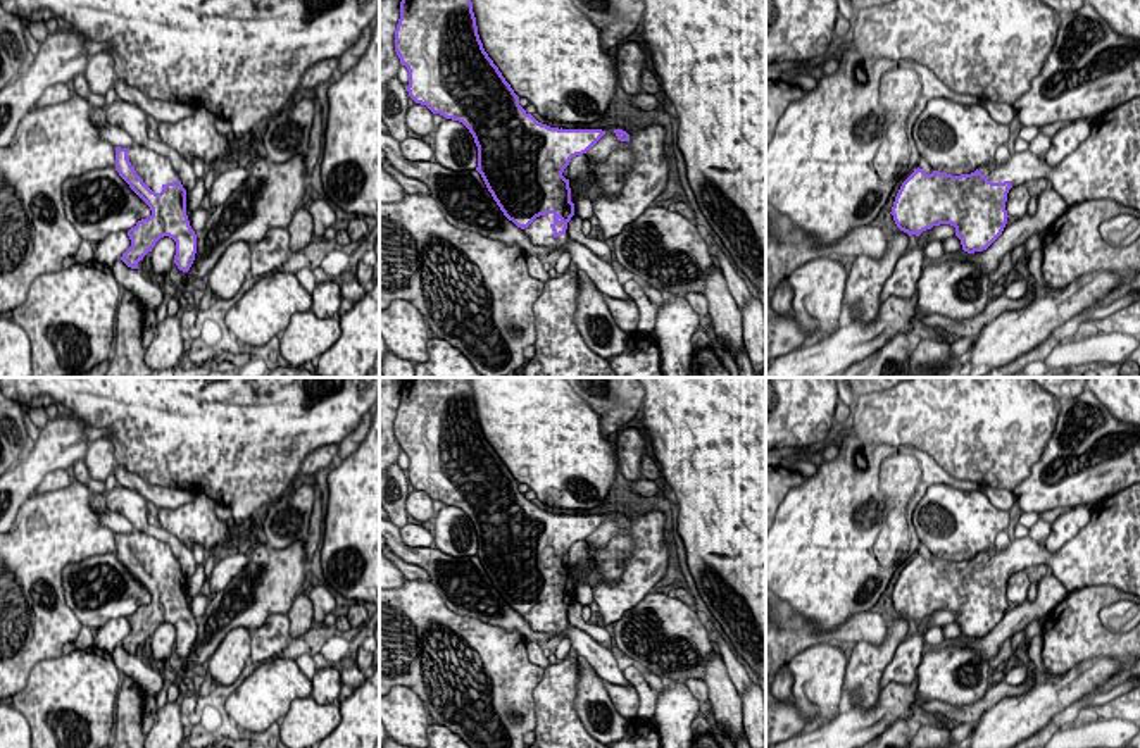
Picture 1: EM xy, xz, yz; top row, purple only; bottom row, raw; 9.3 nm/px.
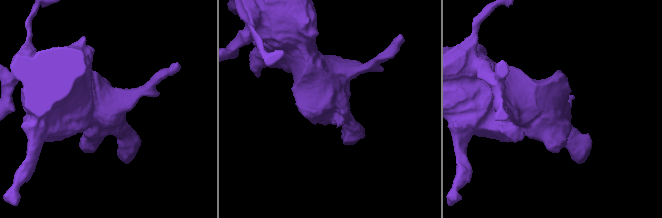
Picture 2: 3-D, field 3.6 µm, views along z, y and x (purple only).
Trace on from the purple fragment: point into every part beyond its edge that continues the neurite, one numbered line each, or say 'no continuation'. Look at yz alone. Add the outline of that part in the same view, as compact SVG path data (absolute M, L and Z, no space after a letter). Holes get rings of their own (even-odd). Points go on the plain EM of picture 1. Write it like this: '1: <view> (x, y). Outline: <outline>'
1: yz (1106, 552). Outline: M1140 483L1099 502L1088 524L1055 553L1024 536L1004 550L993 545L978 557L992 569L1009 567L1012 574L1047 565L1069 593L1112 586L1140 598Z

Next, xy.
1: xy (156, 555). Outline: M133 531L128 536L128 545L143 569L155 579L162 577L167 569L179 567L171 546L150 534Z

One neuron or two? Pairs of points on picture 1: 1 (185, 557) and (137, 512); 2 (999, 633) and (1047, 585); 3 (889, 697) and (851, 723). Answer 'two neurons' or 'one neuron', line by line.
1: one neuron
2: one neuron
3: one neuron

